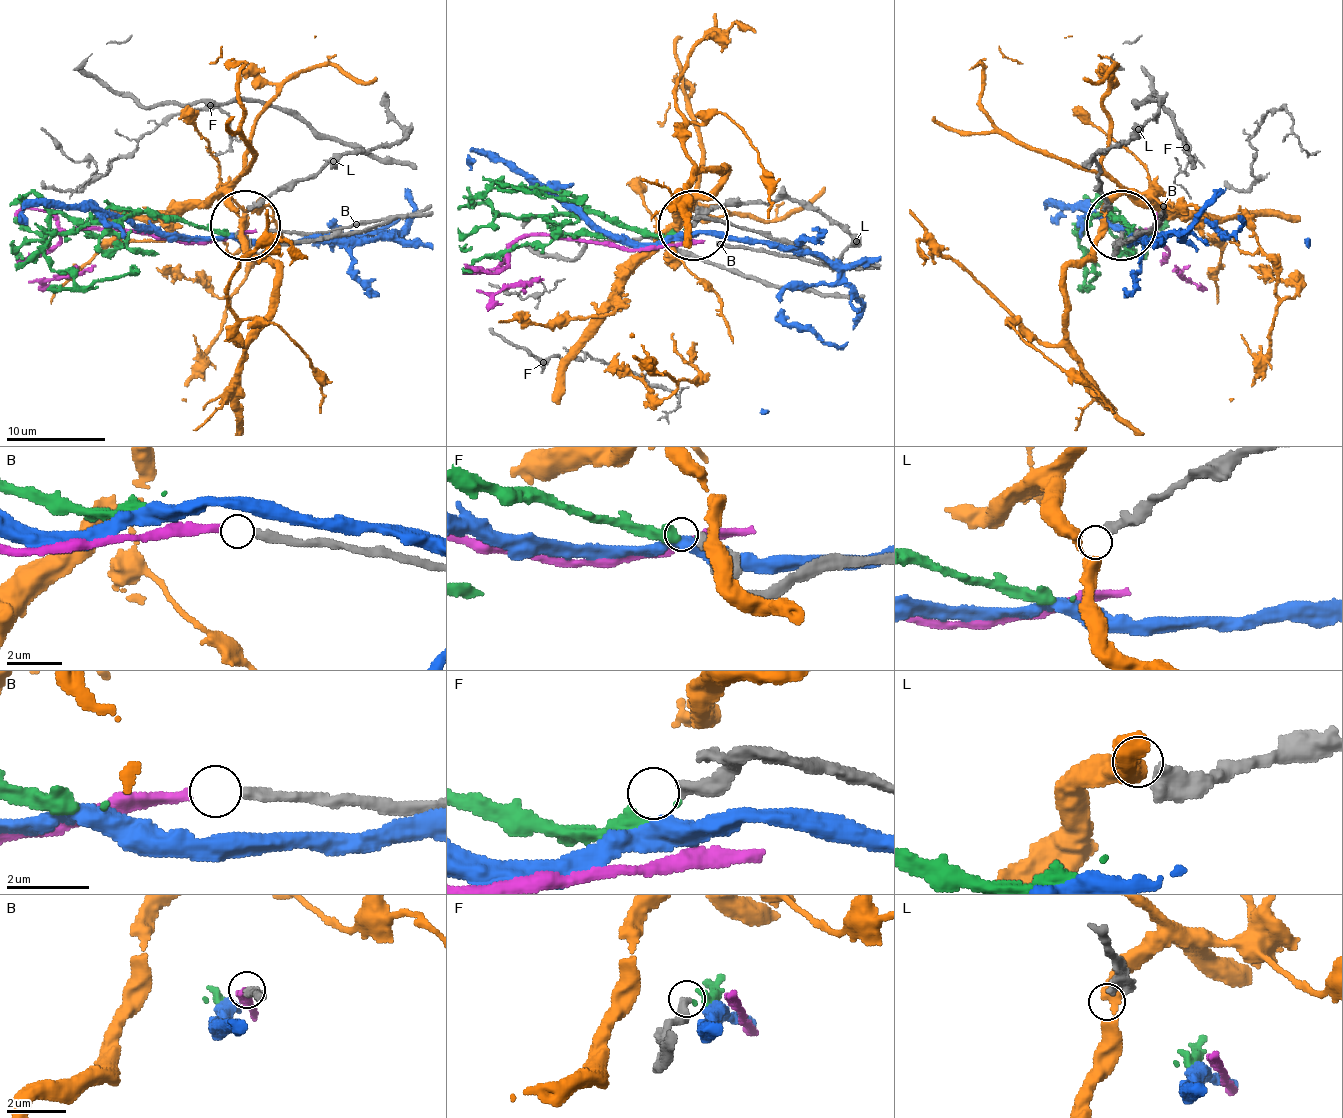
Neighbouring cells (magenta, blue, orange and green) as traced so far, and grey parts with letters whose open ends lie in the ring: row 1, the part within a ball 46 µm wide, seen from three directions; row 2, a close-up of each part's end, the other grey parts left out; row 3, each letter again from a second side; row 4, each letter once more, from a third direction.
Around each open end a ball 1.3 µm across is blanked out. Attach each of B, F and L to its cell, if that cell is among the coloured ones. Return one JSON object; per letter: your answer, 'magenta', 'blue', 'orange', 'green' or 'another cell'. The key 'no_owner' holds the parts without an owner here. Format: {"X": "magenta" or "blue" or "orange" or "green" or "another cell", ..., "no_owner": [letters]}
{"B": "magenta", "F": "green", "L": "another cell", "no_owner": ["L"]}

